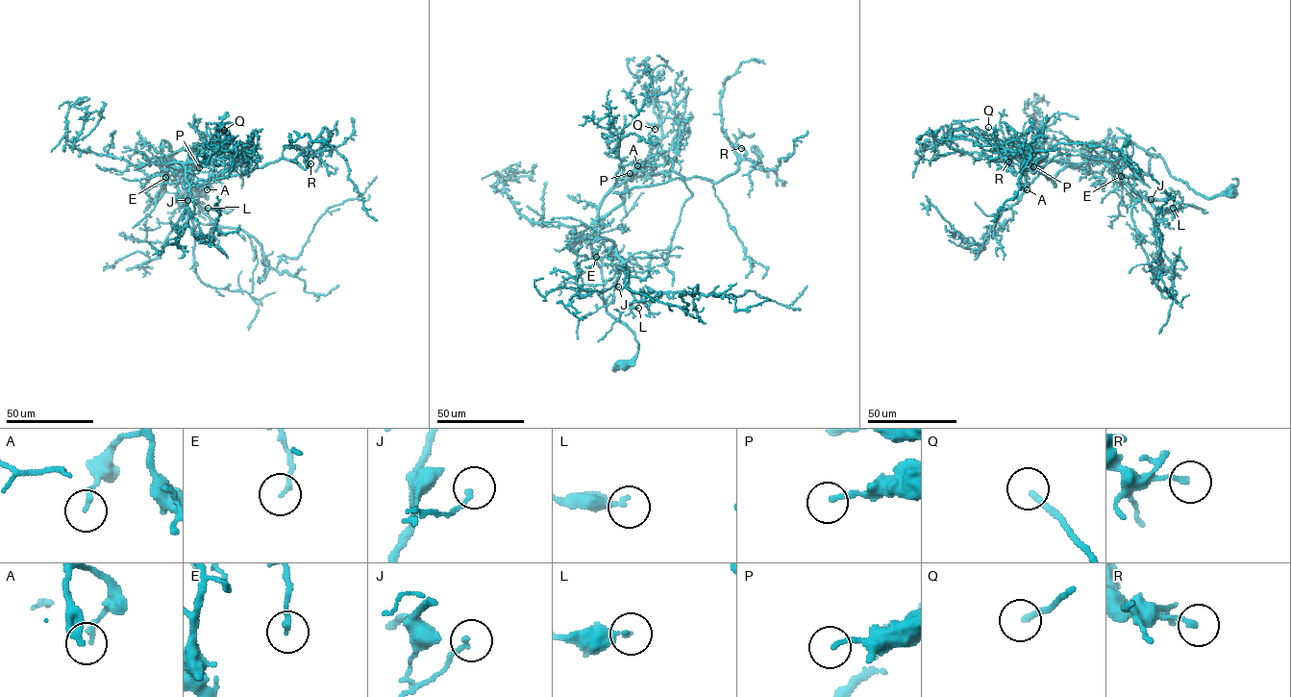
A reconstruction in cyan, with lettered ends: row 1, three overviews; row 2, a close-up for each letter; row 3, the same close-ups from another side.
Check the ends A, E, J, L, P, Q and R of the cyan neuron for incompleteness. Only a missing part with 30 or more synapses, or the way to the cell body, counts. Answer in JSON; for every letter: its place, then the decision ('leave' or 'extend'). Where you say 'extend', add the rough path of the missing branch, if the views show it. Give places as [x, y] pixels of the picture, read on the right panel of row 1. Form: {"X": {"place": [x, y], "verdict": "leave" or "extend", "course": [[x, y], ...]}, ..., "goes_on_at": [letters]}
{"A": {"place": [1027, 189], "verdict": "leave"}, "E": {"place": [1121, 176], "verdict": "leave"}, "J": {"place": [1151, 199], "verdict": "leave"}, "L": {"place": [1173, 208], "verdict": "leave"}, "P": {"place": [1033, 166], "verdict": "leave"}, "Q": {"place": [988, 127], "verdict": "extend", "course": [[988, 127], [989, 112]]}, "R": {"place": [1008, 161], "verdict": "leave"}, "goes_on_at": ["Q"]}

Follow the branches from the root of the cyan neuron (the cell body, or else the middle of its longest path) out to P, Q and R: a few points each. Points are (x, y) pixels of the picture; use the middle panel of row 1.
P: (623, 363), (636, 354), (637, 341), (604, 306), (602, 271), (591, 240), (601, 202), (637, 171), (630, 173)
Q: (623, 363), (636, 354), (637, 341), (604, 306), (591, 240), (603, 199), (656, 154), (661, 128), (655, 129)
R: (623, 363), (637, 341), (604, 306), (594, 226), (622, 203), (614, 192), (717, 183), (741, 148)

